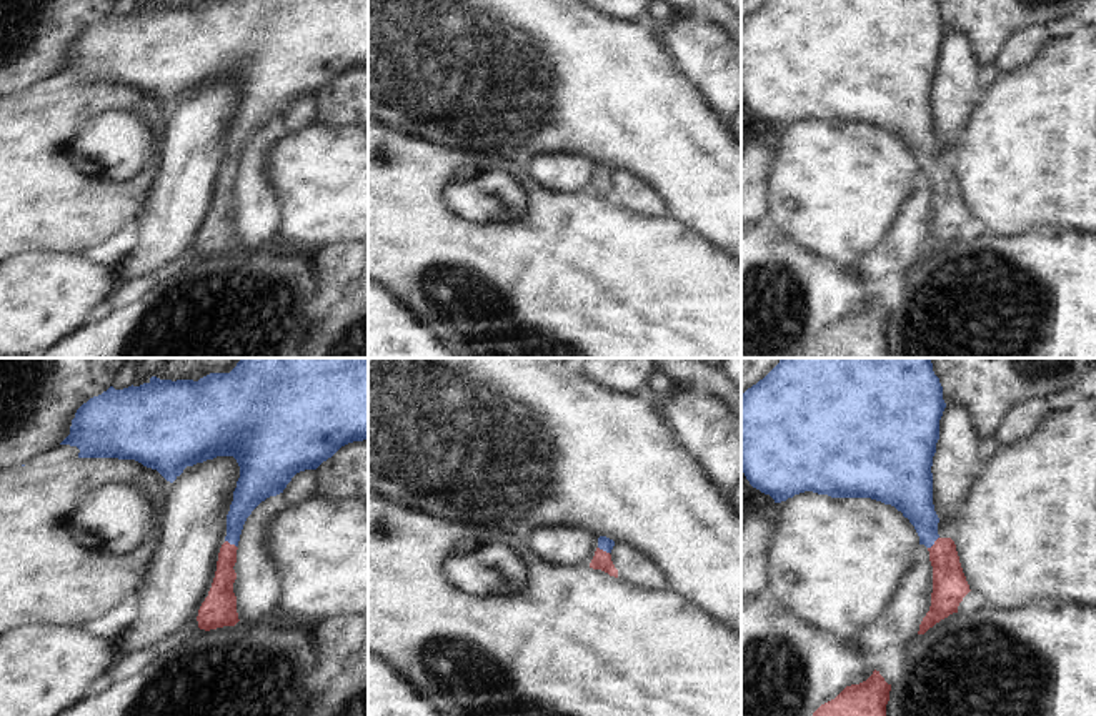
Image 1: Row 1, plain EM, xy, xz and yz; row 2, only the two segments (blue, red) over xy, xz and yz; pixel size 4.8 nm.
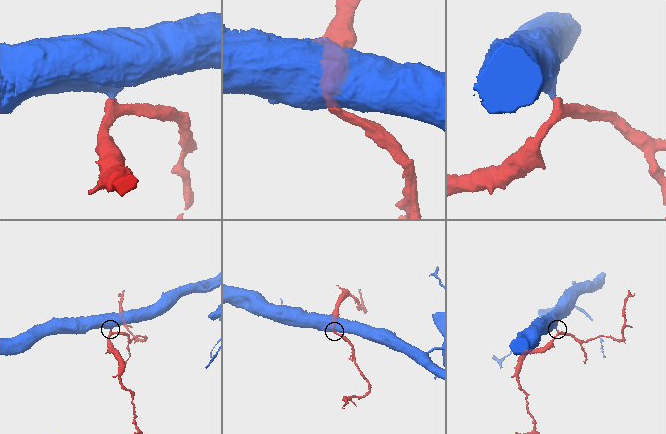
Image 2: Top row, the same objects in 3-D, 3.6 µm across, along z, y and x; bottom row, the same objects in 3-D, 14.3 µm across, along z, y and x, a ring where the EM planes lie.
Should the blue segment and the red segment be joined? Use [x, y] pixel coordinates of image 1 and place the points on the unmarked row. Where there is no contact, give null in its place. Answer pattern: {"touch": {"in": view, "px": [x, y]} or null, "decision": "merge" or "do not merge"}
{"touch": {"in": "yz", "px": [933, 170]}, "decision": "merge"}

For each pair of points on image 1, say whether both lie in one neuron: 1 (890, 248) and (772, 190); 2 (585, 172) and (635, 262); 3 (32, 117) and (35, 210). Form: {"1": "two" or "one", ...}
{"1": "two", "2": "two", "3": "one"}

